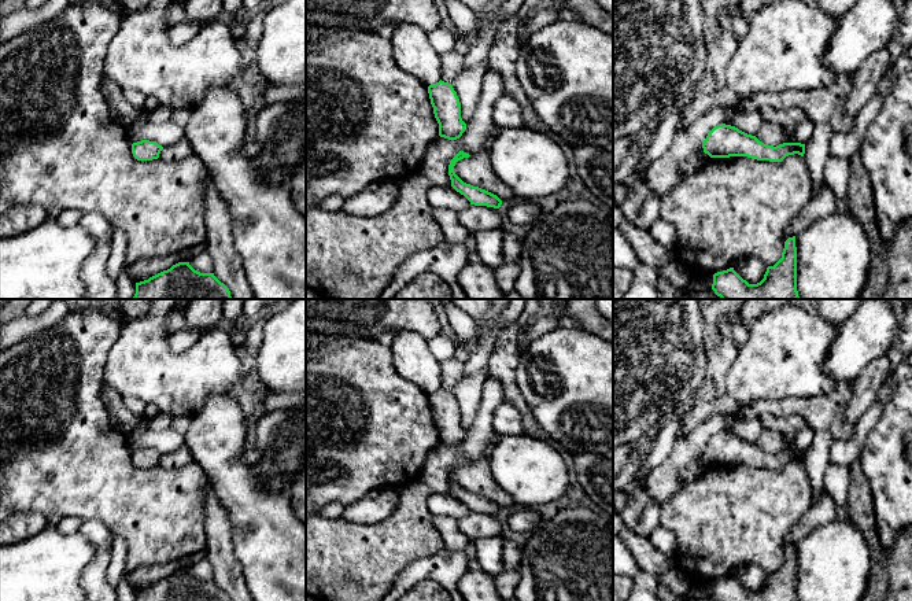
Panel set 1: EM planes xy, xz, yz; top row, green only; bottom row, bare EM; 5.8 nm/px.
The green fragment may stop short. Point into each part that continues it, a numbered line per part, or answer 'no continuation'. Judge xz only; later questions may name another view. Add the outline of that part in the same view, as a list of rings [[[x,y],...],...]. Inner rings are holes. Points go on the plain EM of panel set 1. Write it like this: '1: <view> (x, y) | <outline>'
no continuation

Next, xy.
no continuation

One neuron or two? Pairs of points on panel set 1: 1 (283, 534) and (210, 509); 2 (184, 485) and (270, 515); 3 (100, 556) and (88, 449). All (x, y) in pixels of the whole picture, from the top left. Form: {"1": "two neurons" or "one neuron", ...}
{"1": "two neurons", "2": "two neurons", "3": "two neurons"}

